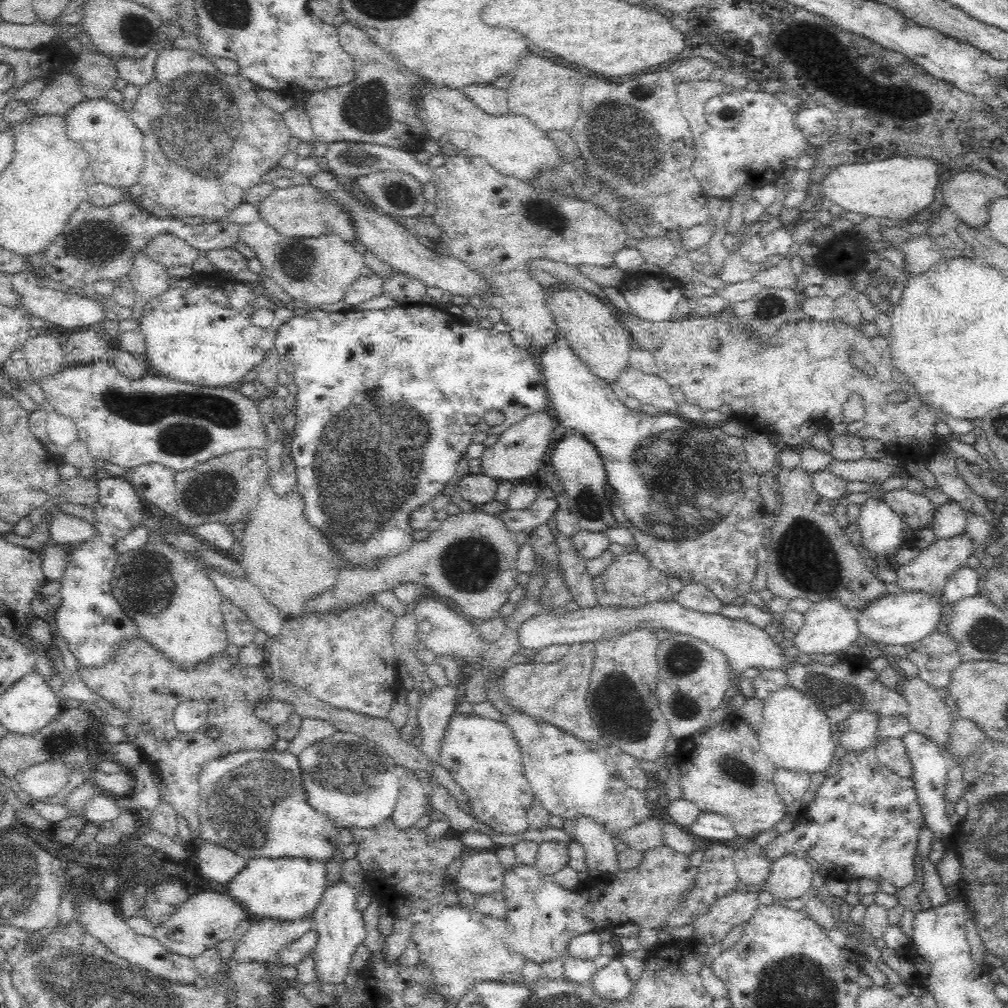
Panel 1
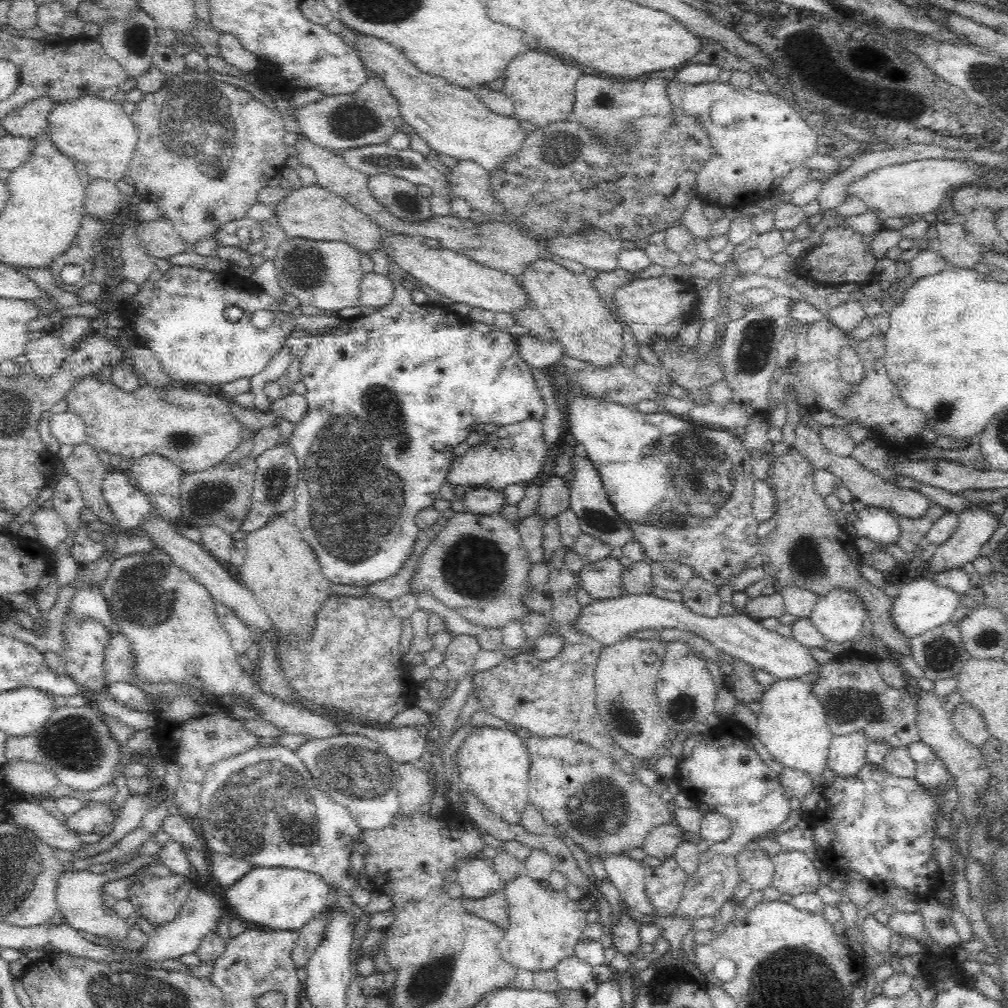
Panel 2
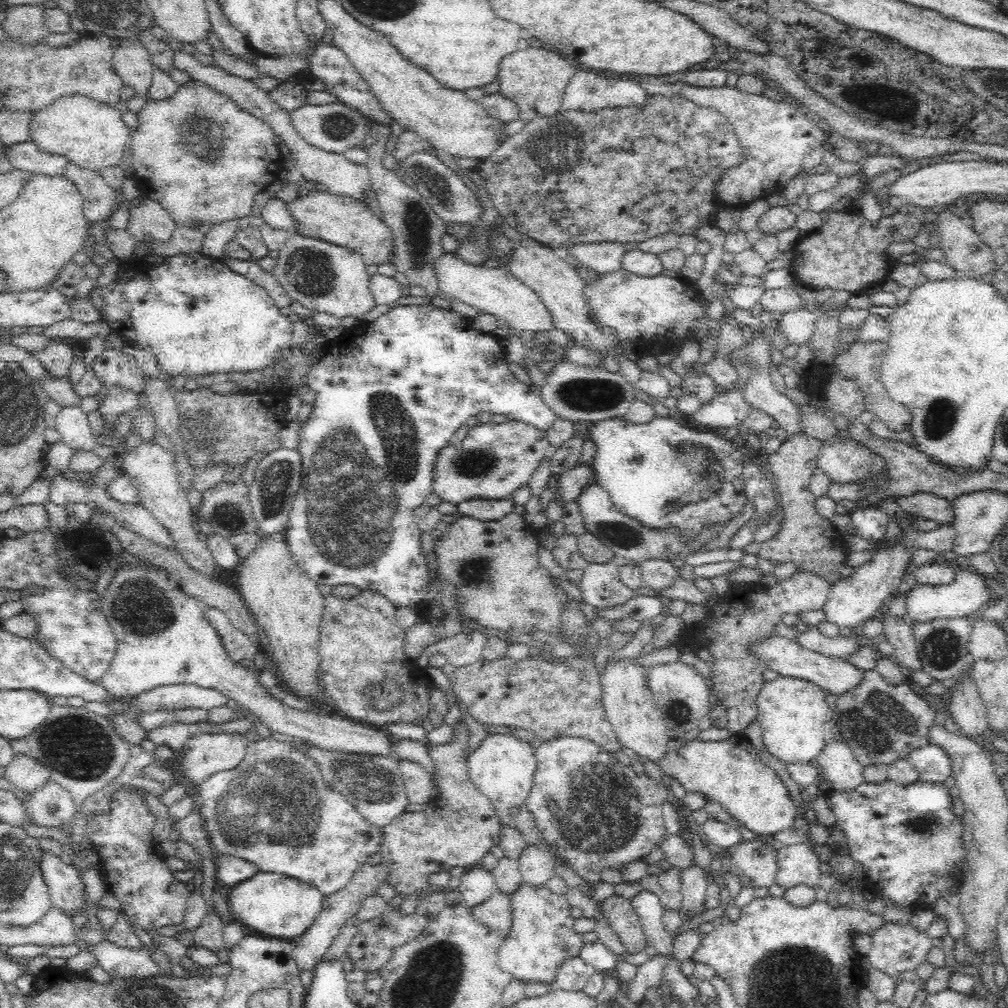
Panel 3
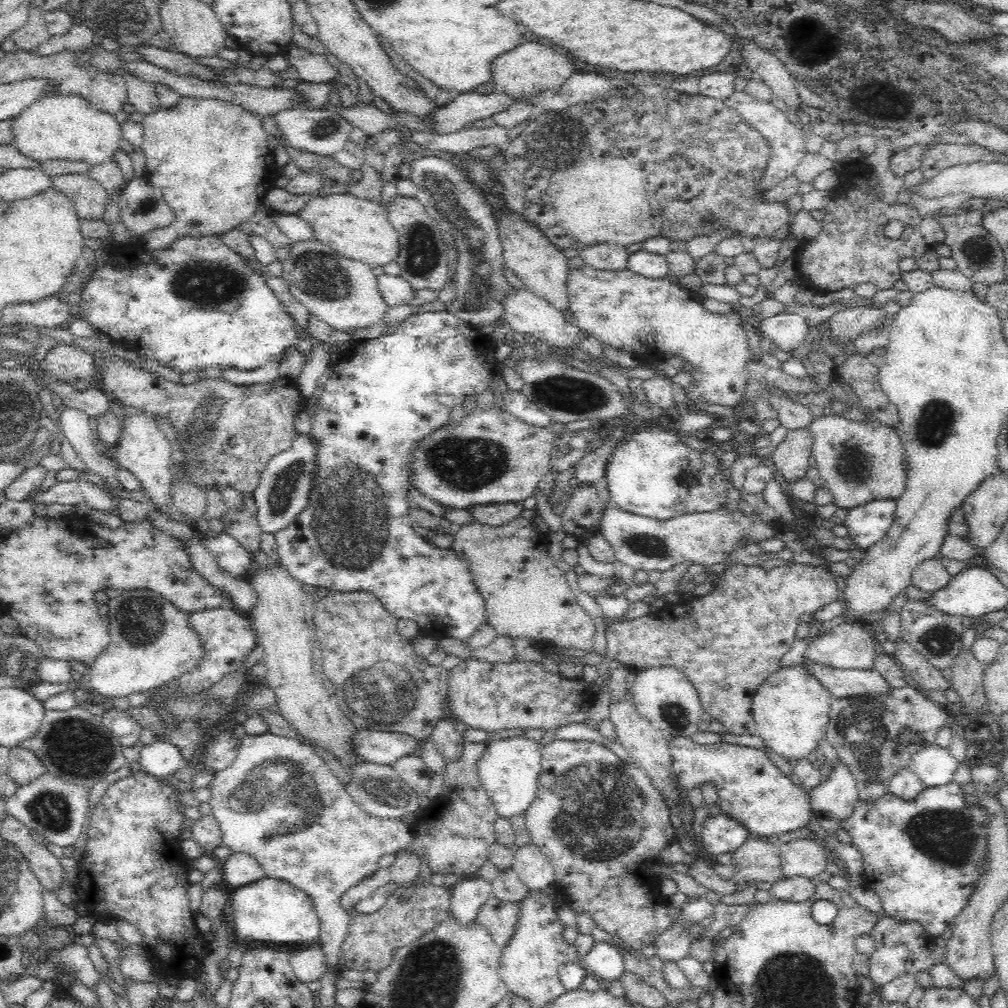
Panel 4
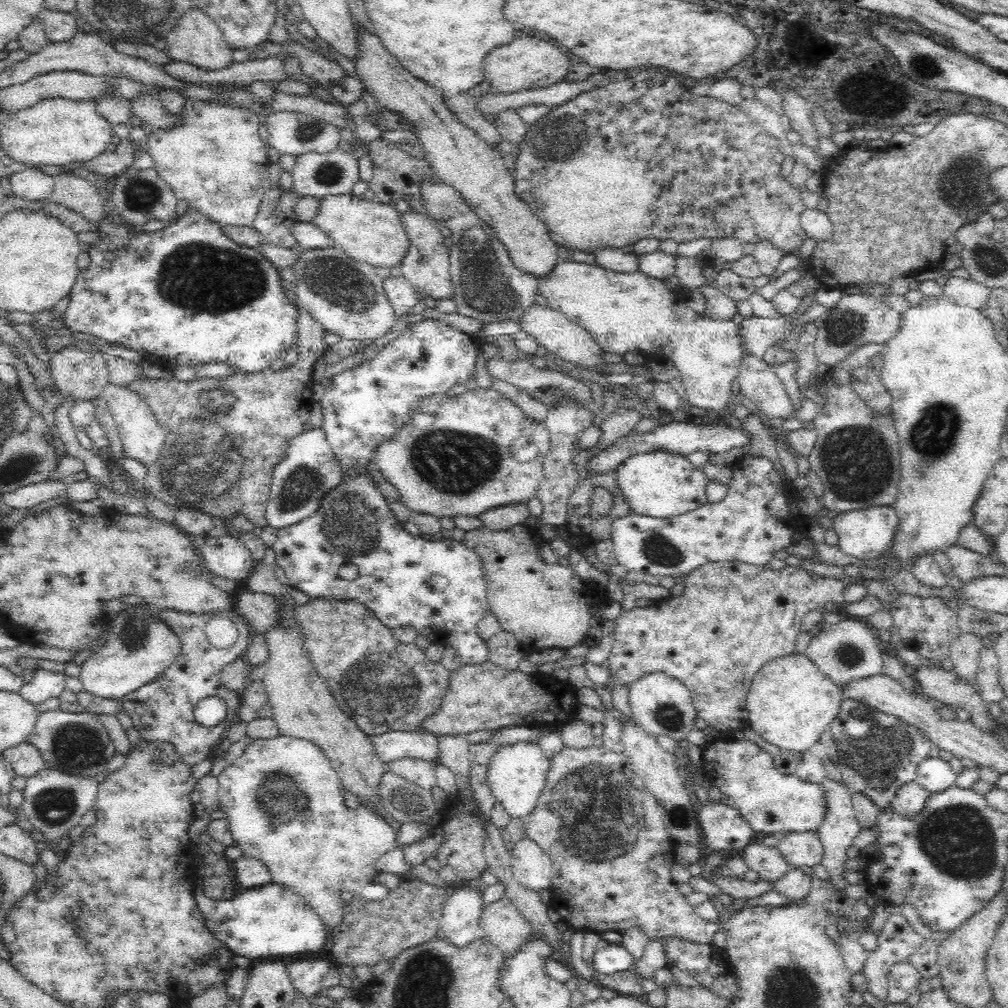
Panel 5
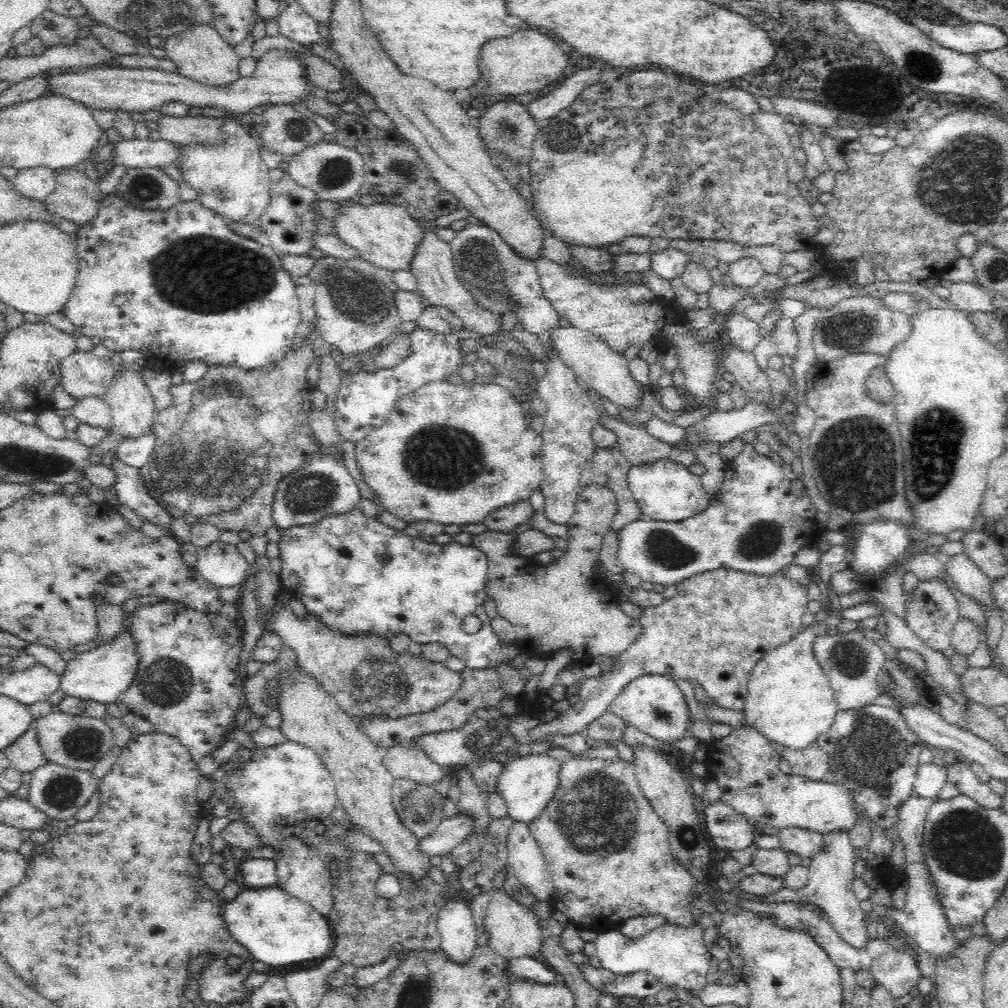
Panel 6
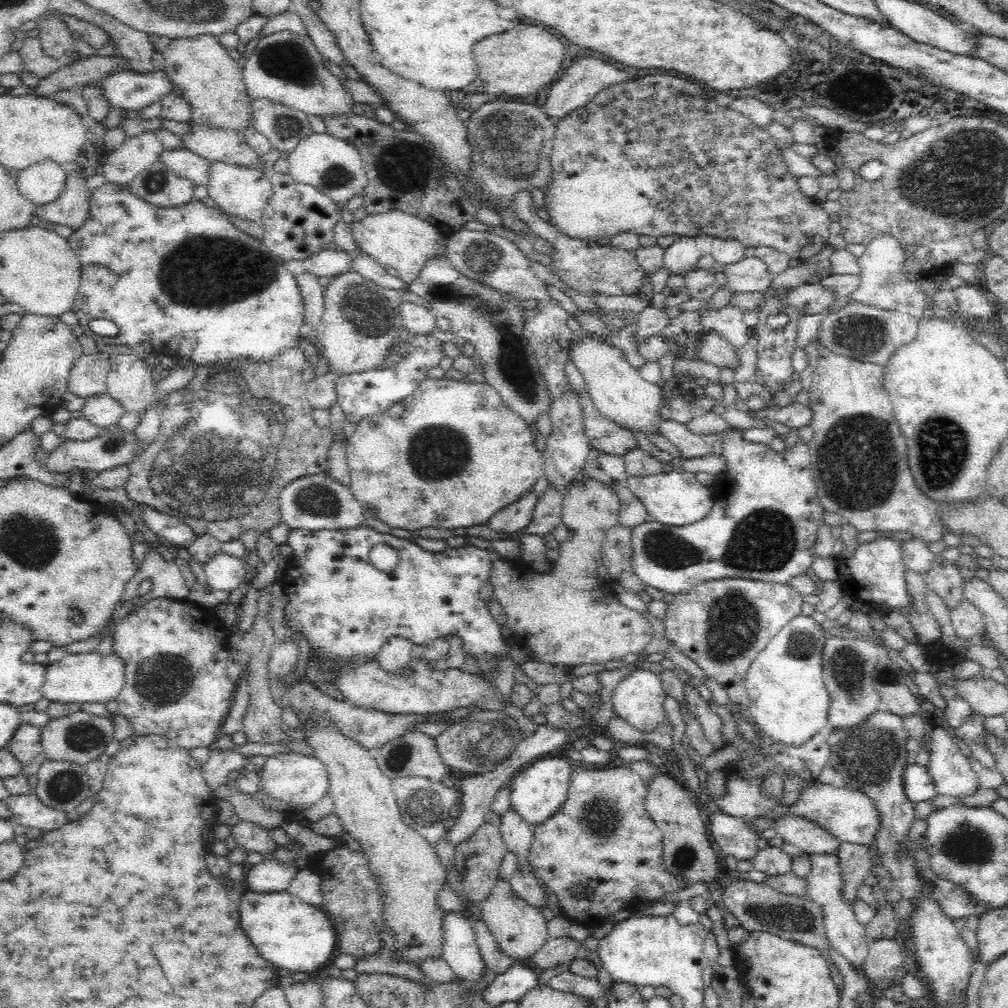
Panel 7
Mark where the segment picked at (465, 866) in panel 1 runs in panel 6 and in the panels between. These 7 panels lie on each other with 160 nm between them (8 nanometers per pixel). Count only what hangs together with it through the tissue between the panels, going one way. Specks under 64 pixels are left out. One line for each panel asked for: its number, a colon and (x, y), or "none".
2: (478, 878)
3: (478, 884)
4: (467, 897)
5: (460, 923)
6: (455, 923)

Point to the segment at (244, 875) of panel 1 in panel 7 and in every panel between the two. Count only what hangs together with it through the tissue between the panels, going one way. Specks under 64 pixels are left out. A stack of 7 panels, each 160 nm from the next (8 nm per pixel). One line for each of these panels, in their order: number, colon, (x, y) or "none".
2: (280, 898)
3: (269, 904)
4: (267, 910)
5: (263, 922)
6: (277, 928)
7: (288, 933)

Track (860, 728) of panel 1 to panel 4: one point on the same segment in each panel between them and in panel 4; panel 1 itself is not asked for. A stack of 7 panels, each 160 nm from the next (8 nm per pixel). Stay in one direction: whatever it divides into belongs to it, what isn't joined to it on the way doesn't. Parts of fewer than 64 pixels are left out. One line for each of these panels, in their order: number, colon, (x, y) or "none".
2: (848, 752)
3: (839, 766)
4: (838, 794)

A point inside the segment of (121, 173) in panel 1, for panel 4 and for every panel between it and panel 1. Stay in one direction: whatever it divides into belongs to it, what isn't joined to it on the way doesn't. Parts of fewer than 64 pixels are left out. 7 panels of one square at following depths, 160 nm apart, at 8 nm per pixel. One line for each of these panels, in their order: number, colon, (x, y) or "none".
2: (98, 133)
3: (92, 135)
4: (69, 127)

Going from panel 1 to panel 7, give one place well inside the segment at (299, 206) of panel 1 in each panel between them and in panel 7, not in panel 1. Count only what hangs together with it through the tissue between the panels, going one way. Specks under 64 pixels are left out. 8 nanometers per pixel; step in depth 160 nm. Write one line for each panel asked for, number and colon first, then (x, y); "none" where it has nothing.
2: (312, 212)
3: (340, 220)
4: (358, 228)
5: (368, 231)
6: (385, 235)
7: (394, 238)

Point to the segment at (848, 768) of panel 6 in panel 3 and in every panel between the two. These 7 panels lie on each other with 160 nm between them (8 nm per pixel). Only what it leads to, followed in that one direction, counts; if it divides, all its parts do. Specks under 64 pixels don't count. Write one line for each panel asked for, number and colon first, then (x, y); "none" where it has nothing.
3: (880, 722)
4: (875, 735)
5: (876, 752)

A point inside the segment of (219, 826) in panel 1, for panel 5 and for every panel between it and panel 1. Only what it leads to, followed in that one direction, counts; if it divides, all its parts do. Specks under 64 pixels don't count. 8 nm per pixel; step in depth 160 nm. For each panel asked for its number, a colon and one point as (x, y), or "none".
2: (262, 806)
3: (273, 809)
4: (278, 802)
5: (283, 800)

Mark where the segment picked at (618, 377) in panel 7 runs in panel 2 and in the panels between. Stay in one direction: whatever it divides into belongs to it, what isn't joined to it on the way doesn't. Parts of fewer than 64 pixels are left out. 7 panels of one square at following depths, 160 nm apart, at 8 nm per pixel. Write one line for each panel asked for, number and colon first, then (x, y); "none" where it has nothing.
2: (461, 279)
3: (494, 290)
4: (525, 312)
5: (552, 329)
6: (606, 371)

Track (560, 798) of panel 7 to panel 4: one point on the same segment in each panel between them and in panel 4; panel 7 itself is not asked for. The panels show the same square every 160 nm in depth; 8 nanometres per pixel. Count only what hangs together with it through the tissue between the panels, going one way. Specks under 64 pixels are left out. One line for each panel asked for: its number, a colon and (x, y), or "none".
4: (508, 769)
5: (516, 773)
6: (527, 783)

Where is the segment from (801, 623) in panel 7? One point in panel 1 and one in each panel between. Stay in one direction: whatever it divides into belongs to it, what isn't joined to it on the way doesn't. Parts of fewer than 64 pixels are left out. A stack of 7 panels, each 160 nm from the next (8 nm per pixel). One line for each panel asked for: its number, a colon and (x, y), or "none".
1: (795, 733)
2: (792, 725)
3: (793, 714)
4: (791, 709)
5: (791, 702)
6: (789, 700)

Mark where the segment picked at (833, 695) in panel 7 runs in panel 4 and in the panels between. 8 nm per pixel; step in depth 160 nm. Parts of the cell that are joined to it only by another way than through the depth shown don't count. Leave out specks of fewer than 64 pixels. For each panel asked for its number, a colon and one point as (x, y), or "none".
4: (844, 646)
5: (849, 649)
6: (851, 661)

